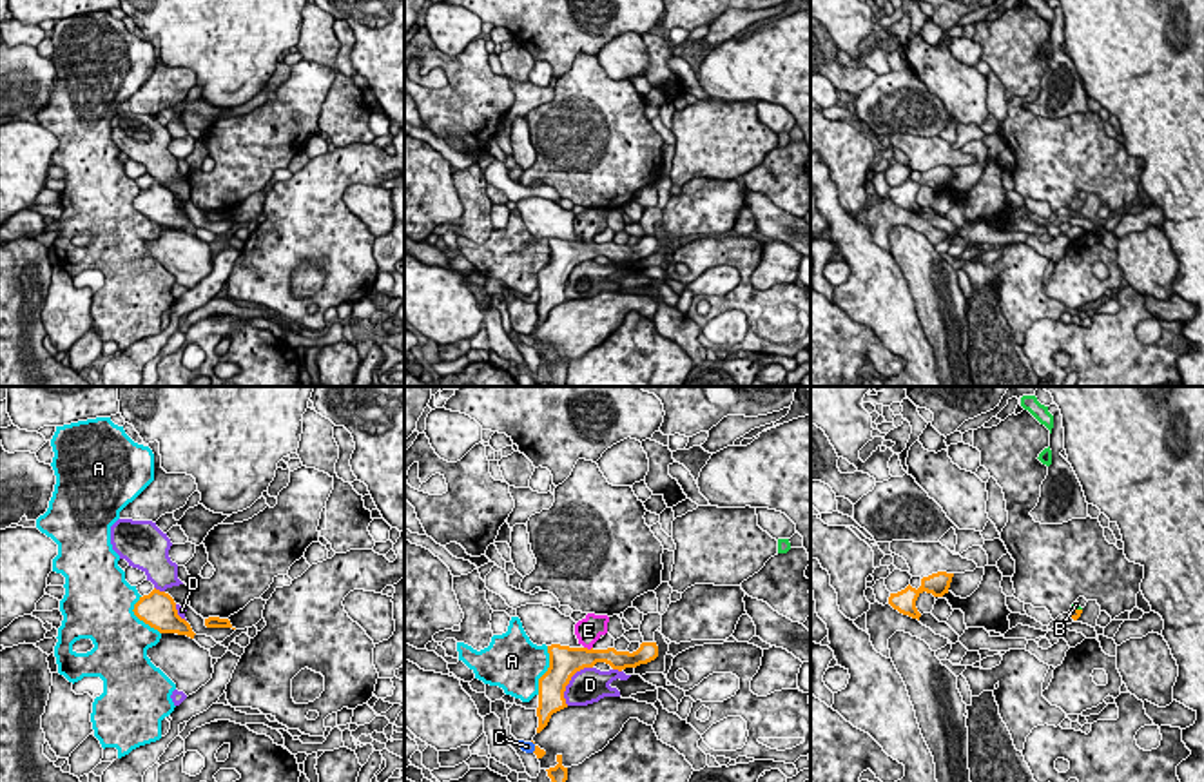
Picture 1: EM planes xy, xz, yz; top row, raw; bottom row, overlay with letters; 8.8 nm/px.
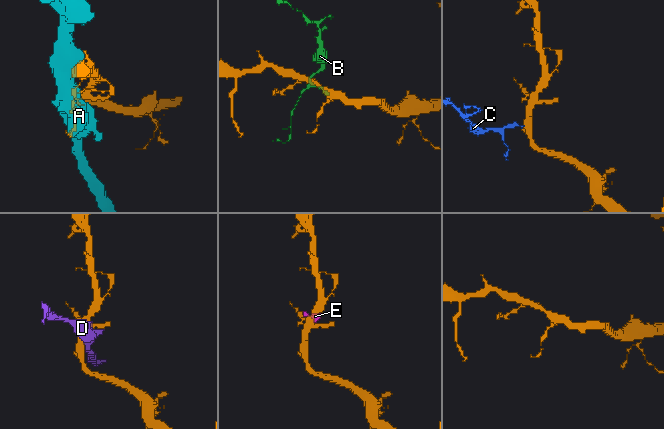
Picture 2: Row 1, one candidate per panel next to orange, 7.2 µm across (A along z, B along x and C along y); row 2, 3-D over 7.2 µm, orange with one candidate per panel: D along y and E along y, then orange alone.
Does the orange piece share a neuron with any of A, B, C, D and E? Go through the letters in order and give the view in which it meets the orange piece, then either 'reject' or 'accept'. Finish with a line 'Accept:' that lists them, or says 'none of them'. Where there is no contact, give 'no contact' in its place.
A: xz | reject
B: yz | accept
C: xz | reject
D: xz | reject
E: xz | reject
Accept: B

